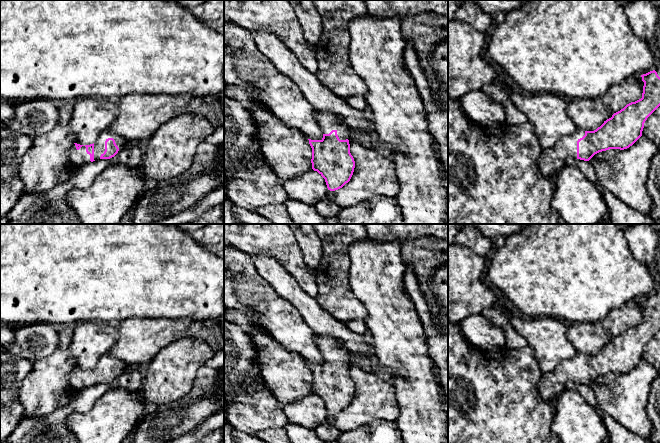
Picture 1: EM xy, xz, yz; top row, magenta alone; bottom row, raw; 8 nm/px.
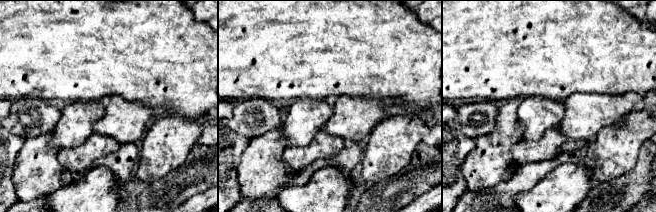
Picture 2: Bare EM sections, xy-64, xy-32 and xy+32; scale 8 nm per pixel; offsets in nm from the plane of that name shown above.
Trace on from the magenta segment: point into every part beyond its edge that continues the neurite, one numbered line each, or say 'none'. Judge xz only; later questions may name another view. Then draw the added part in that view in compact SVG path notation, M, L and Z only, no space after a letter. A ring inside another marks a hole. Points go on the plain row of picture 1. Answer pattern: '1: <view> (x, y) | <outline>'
1: xz (327, 345) | M314 334L314 340L323 358L329 358L332 354L336 354L340 364L349 362L350 358L347 349L337 339Z

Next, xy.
1: xy (99, 369) | M108 353L103 354L97 364L94 366L94 384L100 383L100 380L104 377L105 375L105 365L108 362L113 362L115 364L116 369L119 372L119 375L122 375L125 372L126 364L122 360L112 357Z

